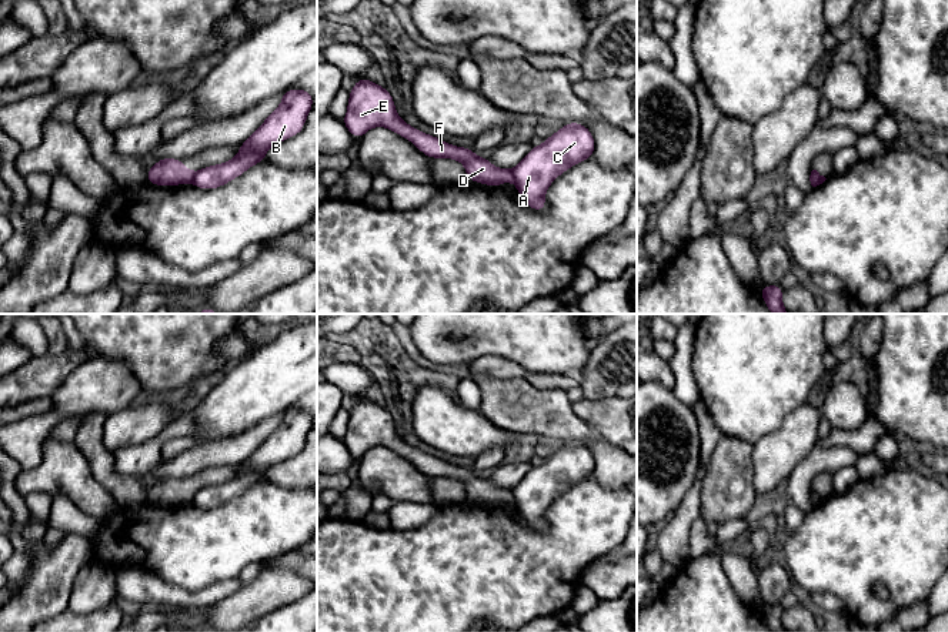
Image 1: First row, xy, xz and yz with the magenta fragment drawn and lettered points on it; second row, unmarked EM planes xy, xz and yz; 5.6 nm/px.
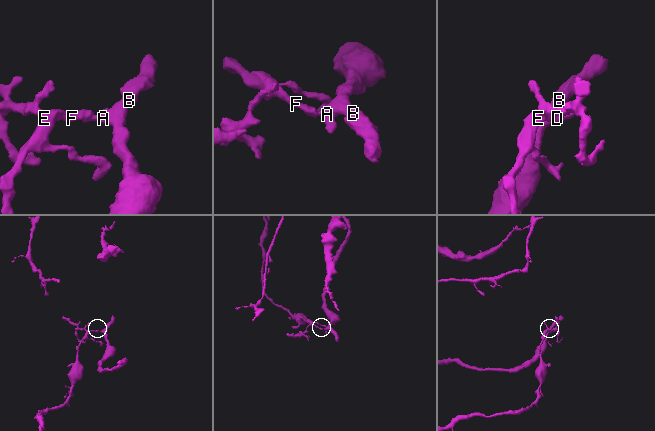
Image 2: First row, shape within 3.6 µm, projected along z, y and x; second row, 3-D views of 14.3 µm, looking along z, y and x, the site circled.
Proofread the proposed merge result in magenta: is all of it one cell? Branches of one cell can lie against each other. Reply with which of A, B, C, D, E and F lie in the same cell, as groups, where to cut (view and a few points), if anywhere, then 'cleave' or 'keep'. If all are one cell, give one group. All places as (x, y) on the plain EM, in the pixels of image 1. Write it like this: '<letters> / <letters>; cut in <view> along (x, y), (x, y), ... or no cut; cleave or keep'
A B C / D E F; cut in xz along (511, 490), (514, 500); cleave

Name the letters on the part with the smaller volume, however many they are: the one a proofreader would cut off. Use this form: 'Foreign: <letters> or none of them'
Foreign: A, B, C

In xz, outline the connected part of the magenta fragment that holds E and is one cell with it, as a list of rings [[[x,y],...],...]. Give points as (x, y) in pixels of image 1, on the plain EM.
[[[360,398],[348,411],[347,434],[341,439],[353,457],[361,458],[373,447],[387,447],[410,459],[430,478],[453,478],[465,486],[467,498],[480,504],[500,506],[513,502],[513,489],[494,486],[484,475],[477,476],[473,468],[457,467],[441,458],[425,454],[397,435],[393,415],[385,407]]]

